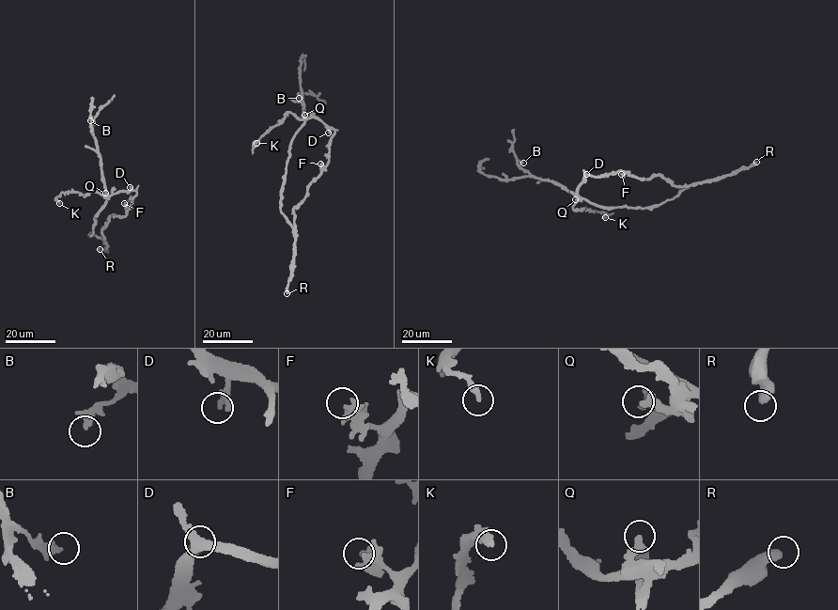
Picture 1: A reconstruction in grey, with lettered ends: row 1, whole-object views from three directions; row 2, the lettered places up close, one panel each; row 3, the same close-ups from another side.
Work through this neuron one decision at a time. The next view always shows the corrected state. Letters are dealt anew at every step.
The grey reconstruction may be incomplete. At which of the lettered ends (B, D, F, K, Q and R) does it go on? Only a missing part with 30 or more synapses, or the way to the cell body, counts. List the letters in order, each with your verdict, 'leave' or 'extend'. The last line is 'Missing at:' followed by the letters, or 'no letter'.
B: leave
D: leave
F: leave
K: leave
Q: leave
R: leave
Missing at: no letter

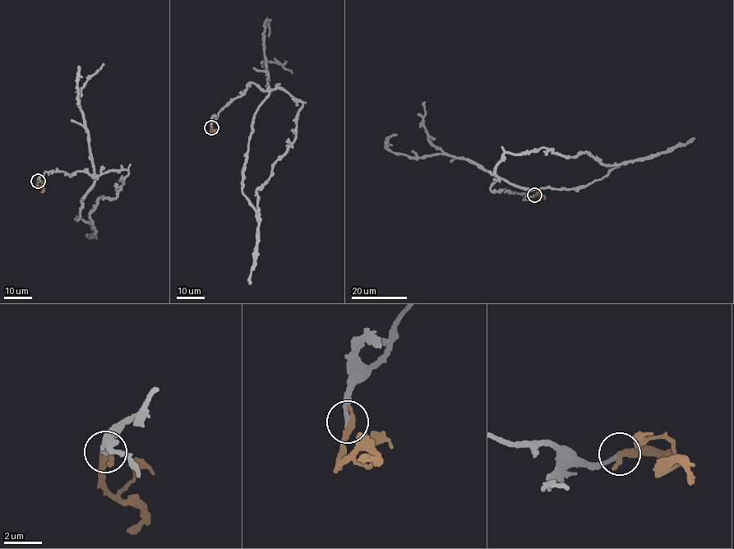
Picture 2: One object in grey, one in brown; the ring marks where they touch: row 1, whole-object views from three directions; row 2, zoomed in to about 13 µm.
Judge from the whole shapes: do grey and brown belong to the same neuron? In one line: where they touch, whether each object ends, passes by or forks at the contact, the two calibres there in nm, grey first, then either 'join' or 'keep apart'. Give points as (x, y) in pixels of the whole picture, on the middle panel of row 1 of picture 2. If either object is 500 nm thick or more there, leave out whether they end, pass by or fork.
at (211, 127); grey ends there; brown ends there; 240 nm thick on the grey side, 400 nm on the other; join

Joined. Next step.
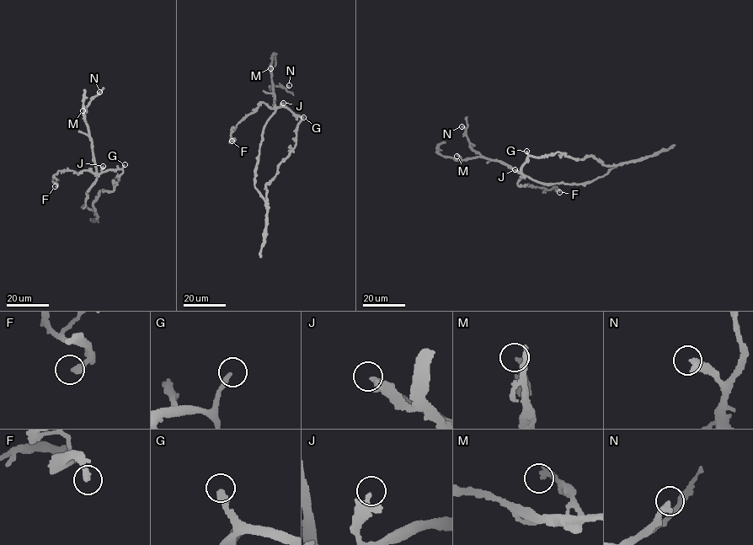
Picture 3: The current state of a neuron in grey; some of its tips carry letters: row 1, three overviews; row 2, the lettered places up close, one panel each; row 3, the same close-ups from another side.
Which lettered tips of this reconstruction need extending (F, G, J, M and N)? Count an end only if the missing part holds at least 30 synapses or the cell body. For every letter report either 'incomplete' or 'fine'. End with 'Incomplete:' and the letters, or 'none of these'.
F: fine
G: incomplete
J: fine
M: fine
N: fine
Incomplete: G

